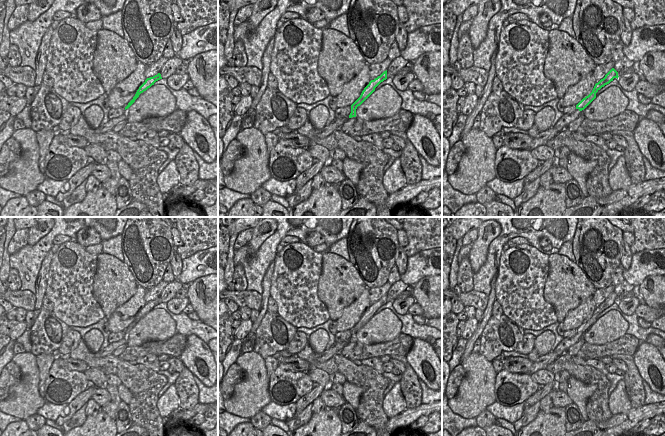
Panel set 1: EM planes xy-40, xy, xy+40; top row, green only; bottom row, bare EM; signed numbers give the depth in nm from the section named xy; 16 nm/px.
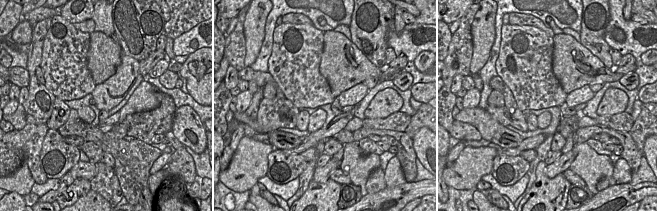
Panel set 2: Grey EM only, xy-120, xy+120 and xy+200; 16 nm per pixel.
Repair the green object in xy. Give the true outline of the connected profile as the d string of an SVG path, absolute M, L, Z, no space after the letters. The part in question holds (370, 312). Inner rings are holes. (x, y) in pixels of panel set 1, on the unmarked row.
M387 294L384 295L380 300L369 306L369 308L362 315L360 321L351 329L351 337L349 339L349 342L356 341L357 331L360 330L375 315L375 312L386 303Z

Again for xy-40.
M158 297L157 299L147 302L145 304L145 306L139 311L139 313L137 314L135 320L133 321L133 323L128 327L128 329L125 331L125 334L128 333L134 326L135 324L139 321L139 319L141 317L143 317L144 315L146 315L148 312L150 312L152 309L154 309L154 307L158 304L162 303L161 298Z

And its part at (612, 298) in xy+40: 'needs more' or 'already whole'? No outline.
needs more

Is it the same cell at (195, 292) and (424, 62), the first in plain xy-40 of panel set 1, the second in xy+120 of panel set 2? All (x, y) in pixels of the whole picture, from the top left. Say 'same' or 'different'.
same

